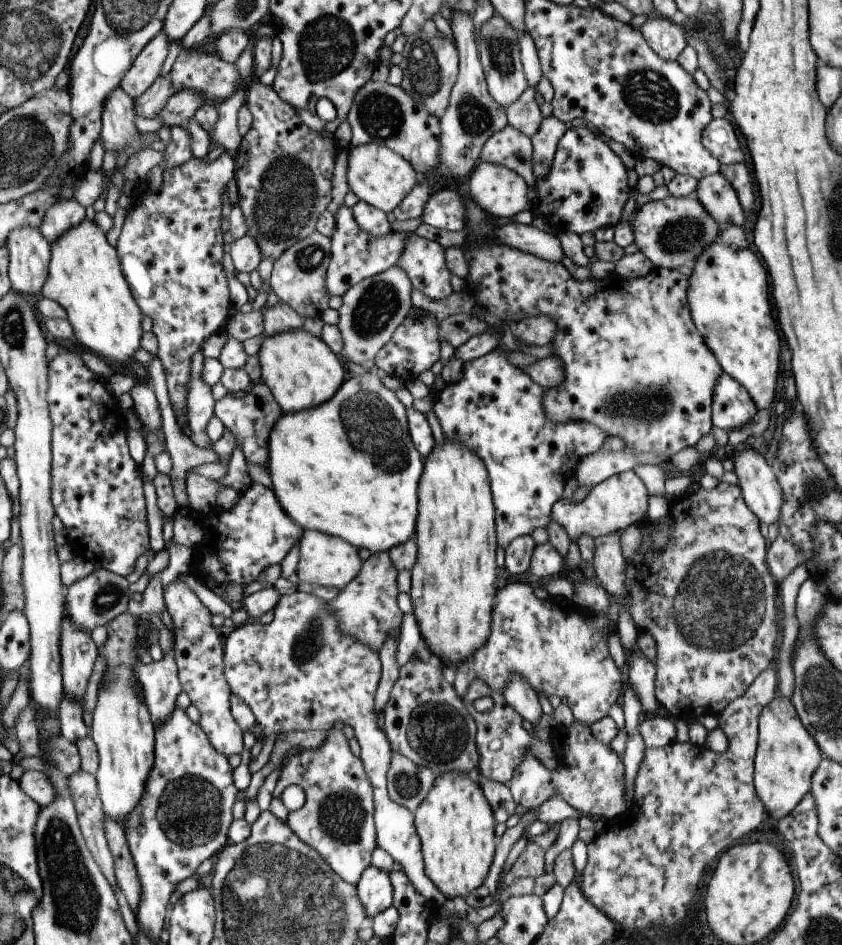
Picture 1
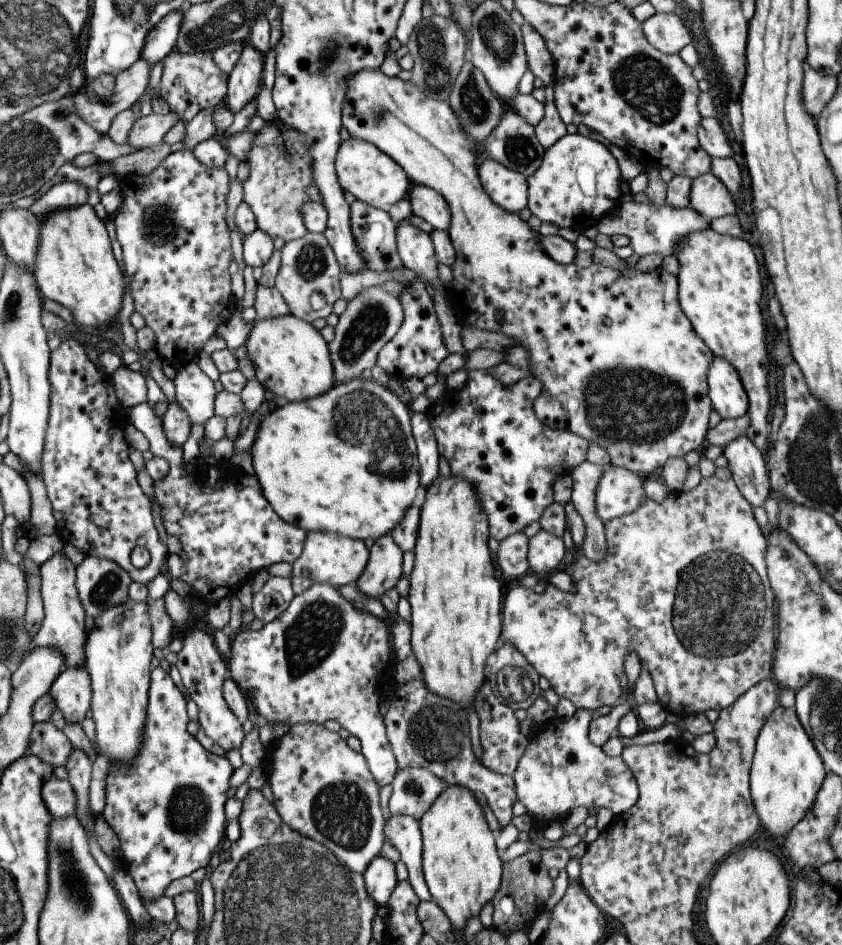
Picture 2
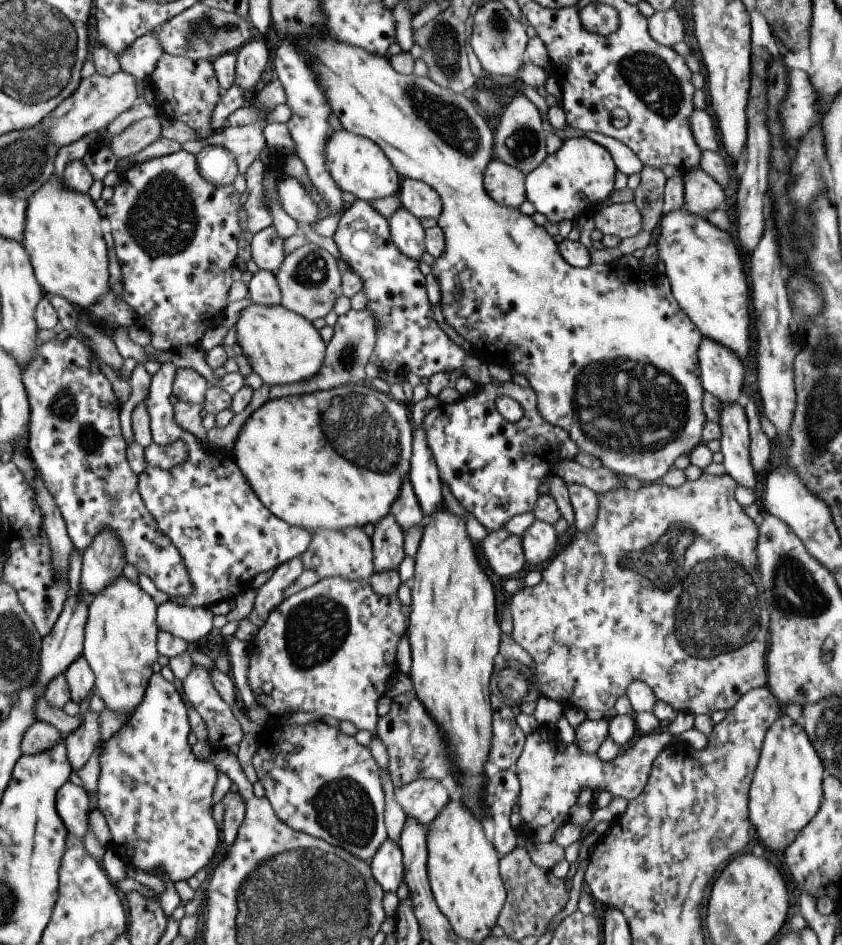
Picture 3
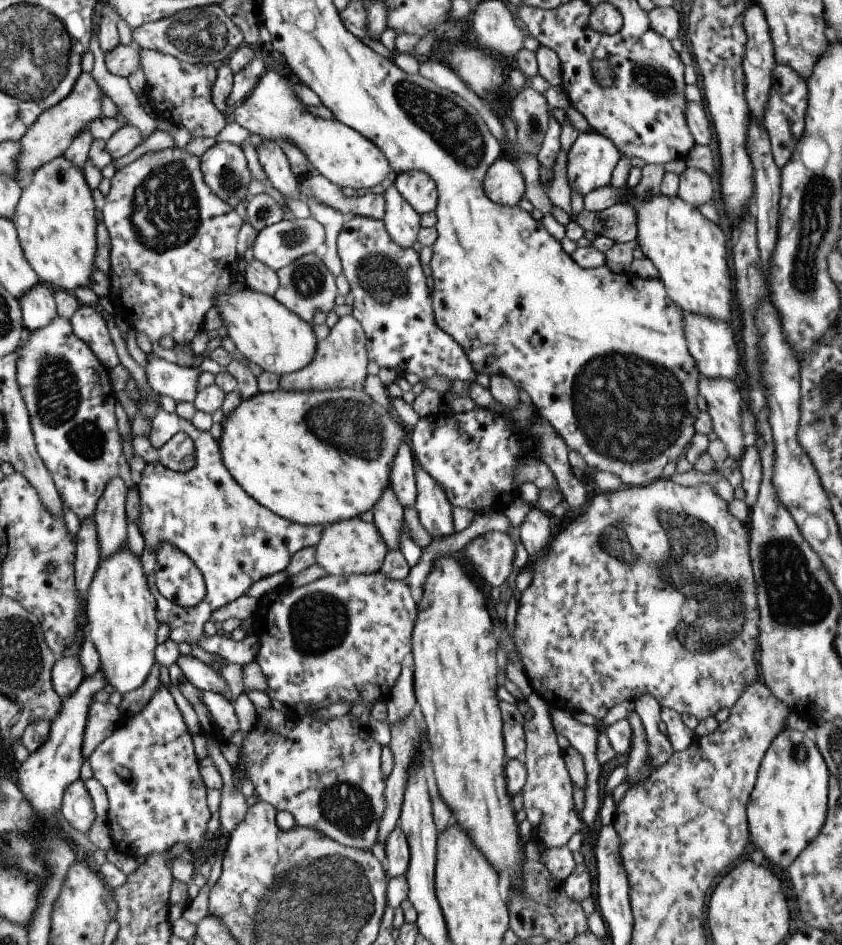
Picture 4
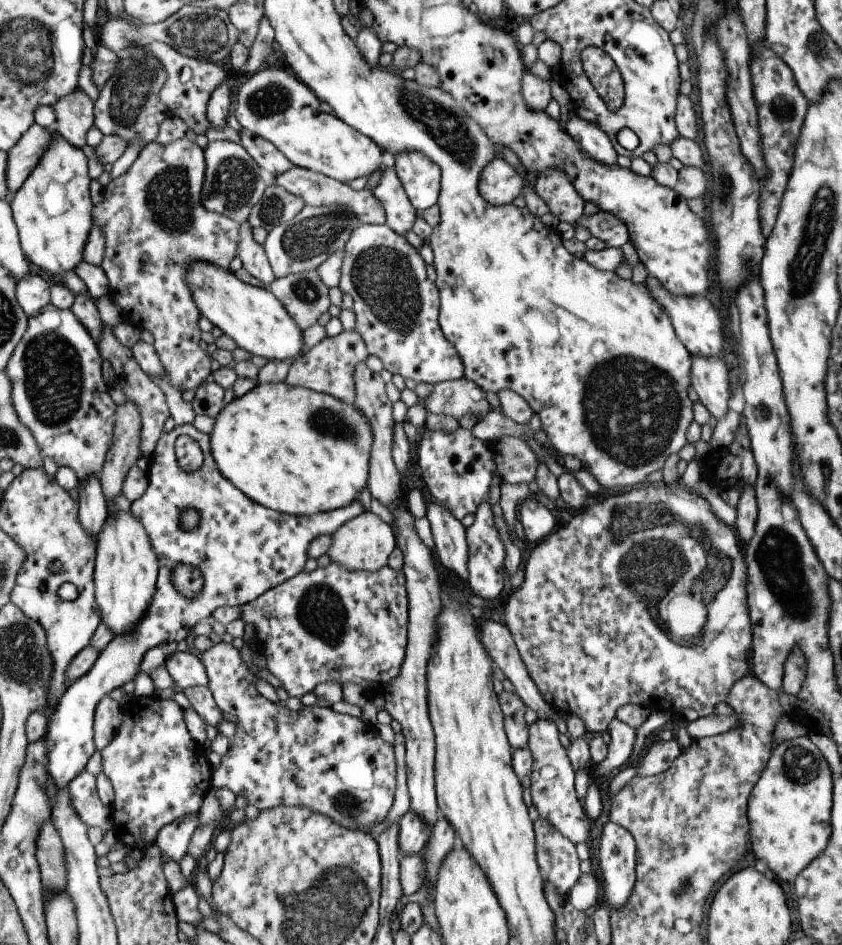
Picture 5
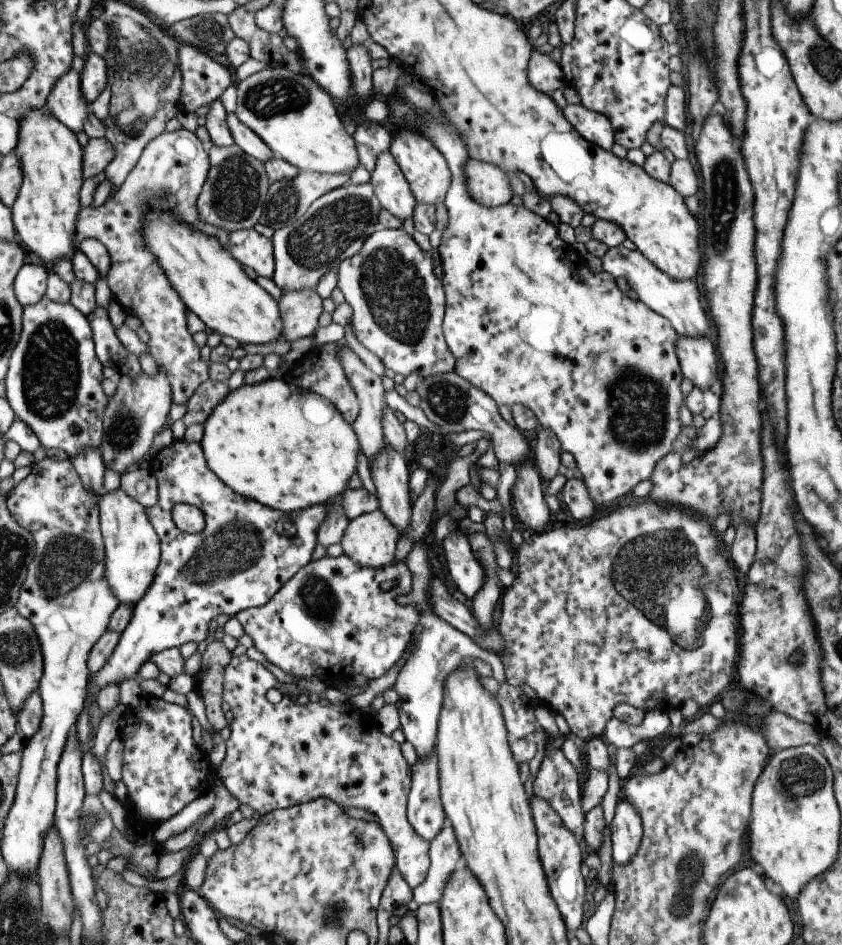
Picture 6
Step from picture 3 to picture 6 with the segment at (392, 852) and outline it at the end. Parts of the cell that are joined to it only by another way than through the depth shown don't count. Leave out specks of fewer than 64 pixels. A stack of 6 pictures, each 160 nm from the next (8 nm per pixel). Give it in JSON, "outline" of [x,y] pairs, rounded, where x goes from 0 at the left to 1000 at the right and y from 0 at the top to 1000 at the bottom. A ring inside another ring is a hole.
{"outline":[[[517,789],[504,801],[494,801],[487,811],[487,835],[483,838],[482,865],[488,876],[510,891],[530,867],[523,848]]]}

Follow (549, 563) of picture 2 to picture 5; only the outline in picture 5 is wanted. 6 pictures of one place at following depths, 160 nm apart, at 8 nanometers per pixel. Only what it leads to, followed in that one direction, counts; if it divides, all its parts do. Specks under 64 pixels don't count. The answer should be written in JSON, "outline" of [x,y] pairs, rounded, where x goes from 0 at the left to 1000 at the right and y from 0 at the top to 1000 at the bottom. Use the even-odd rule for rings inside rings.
{"outline":[[[632,526],[622,527],[615,533],[614,549],[622,561],[621,567],[631,576],[638,576],[650,569],[651,565],[654,565],[654,561],[659,557],[654,543],[645,533]]]}

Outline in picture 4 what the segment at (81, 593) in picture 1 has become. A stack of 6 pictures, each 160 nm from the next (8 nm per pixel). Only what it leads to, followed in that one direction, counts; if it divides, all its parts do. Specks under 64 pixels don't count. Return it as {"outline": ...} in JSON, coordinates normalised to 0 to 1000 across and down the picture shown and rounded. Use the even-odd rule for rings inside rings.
{"outline":[[[141,505],[131,506],[114,531],[109,547],[114,554],[119,595],[133,584],[148,579],[151,549],[147,535],[151,520]]]}

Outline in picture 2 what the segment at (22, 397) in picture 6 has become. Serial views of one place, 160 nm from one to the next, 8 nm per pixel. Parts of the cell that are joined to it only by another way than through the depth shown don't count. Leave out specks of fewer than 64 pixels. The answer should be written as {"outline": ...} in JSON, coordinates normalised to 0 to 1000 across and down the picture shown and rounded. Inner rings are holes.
{"outline":[[[84,357],[75,358],[71,365],[58,374],[56,404],[58,407],[57,439],[48,483],[48,503],[67,552],[68,566],[76,576],[86,576],[89,580],[94,580],[101,589],[108,587],[134,594],[141,601],[151,605],[158,616],[167,616],[167,618],[172,619],[175,615],[184,612],[190,606],[189,601],[191,601],[194,595],[197,595],[200,584],[196,575],[189,570],[186,562],[184,562],[184,554],[182,554],[182,546],[179,545],[179,532],[167,520],[162,507],[163,499],[152,484],[152,470],[147,465],[147,455],[153,451],[150,431],[141,425],[140,421],[137,421],[135,411],[129,398],[120,396],[113,389],[106,382],[100,368]],[[160,578],[170,578],[178,588],[176,597],[166,602],[158,600],[153,594],[153,586],[156,586],[156,582]]]}

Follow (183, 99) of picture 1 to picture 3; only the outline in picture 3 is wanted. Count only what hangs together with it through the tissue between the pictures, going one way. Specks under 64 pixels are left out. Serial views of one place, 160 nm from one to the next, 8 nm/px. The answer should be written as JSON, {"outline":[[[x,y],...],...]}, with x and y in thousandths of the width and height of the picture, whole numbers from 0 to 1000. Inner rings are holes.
{"outline":[[[188,122],[173,124],[153,131],[144,142],[131,144],[129,157],[137,167],[148,168],[164,163],[177,152],[188,148],[190,140]]]}

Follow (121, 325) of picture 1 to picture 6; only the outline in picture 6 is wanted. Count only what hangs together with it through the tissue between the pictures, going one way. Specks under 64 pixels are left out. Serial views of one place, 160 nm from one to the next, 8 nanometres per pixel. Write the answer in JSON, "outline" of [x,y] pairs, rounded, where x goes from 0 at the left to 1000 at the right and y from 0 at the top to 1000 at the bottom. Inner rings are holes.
{"outline":[[[34,115],[24,125],[15,161],[21,166],[26,184],[20,207],[12,220],[20,256],[45,277],[63,277],[72,272],[82,273],[91,263],[88,250],[90,229],[95,223],[91,204],[100,190],[96,178],[97,156],[93,153],[89,141],[72,131],[61,120],[51,115]]]}

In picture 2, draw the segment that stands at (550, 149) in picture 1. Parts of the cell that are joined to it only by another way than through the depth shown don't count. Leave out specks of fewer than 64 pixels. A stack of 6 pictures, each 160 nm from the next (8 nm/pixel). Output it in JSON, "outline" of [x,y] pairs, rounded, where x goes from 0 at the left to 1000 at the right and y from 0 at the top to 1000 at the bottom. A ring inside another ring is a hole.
{"outline":[[[648,89],[646,97],[646,119],[643,127],[634,131],[634,141],[640,152],[648,159],[672,142],[671,132],[666,129],[658,111],[656,89]]]}

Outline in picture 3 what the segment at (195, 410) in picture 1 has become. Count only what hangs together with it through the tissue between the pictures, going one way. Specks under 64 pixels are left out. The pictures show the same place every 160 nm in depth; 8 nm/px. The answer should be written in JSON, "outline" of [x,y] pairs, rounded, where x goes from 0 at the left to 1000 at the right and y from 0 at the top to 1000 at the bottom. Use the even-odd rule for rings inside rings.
{"outline":[[[227,389],[208,392],[203,416],[210,424],[222,428],[239,428],[241,431],[246,412],[245,403],[232,392],[227,392]]]}

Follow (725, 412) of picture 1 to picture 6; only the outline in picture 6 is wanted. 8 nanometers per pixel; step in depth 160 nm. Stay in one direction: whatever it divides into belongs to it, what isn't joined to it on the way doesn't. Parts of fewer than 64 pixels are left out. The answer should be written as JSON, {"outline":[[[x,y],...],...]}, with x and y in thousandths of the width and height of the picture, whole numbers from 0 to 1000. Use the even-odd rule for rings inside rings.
{"outline":[[[740,259],[722,262],[713,276],[716,287],[739,298],[741,305],[751,305],[757,311],[758,317],[776,330],[791,337],[804,354],[840,356],[840,334],[833,326],[830,309],[823,295],[797,294],[773,279],[773,276],[770,276],[757,263],[746,265]]]}

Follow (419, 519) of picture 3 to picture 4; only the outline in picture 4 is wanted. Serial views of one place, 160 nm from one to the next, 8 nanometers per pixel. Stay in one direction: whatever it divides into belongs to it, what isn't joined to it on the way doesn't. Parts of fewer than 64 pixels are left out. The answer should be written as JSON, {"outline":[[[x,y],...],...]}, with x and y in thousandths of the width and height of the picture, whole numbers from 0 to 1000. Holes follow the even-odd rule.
{"outline":[[[476,467],[463,491],[461,510],[479,539],[490,534],[495,525],[492,503],[494,493],[490,488],[489,476]]]}

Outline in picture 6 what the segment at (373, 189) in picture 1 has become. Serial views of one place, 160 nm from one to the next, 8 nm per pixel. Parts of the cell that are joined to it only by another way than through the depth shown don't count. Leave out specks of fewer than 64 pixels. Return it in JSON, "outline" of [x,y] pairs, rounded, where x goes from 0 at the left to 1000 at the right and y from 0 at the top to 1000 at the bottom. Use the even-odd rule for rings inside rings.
{"outline":[[[315,70],[308,76],[285,85],[280,93],[278,122],[299,138],[319,157],[323,166],[337,169],[354,181],[378,183],[417,182],[426,176],[423,154],[400,122],[401,112],[362,76],[349,78],[336,70]]]}

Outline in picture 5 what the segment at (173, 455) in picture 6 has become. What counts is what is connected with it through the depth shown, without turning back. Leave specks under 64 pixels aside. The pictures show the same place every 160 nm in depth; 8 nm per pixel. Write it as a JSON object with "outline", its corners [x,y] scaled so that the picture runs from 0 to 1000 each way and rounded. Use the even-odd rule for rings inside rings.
{"outline":[[[208,450],[198,458],[189,460],[183,475],[177,480],[175,498],[175,516],[167,527],[154,532],[154,543],[170,556],[177,568],[181,581],[188,595],[183,625],[175,640],[173,649],[145,671],[137,672],[116,692],[110,705],[91,720],[88,720],[75,732],[64,747],[63,756],[55,770],[56,817],[67,833],[75,834],[107,807],[113,795],[110,785],[112,751],[119,739],[132,730],[159,720],[166,709],[165,702],[170,693],[182,685],[196,684],[201,679],[215,679],[227,669],[234,658],[242,658],[253,646],[260,642],[286,642],[297,635],[303,635],[319,622],[338,616],[350,610],[363,598],[368,597],[365,588],[366,576],[382,565],[394,565],[403,557],[432,542],[425,528],[398,540],[378,542],[367,546],[348,546],[333,543],[293,527],[281,519],[255,493],[248,472],[248,460],[234,456],[228,450]],[[213,460],[228,463],[240,476],[240,490],[230,498],[219,498],[209,487],[207,468]],[[219,538],[228,538],[236,545],[236,554],[226,562],[217,561],[213,554],[213,543]],[[209,598],[222,598],[234,601],[240,612],[240,621],[235,630],[219,632],[204,619],[202,606]]]}

